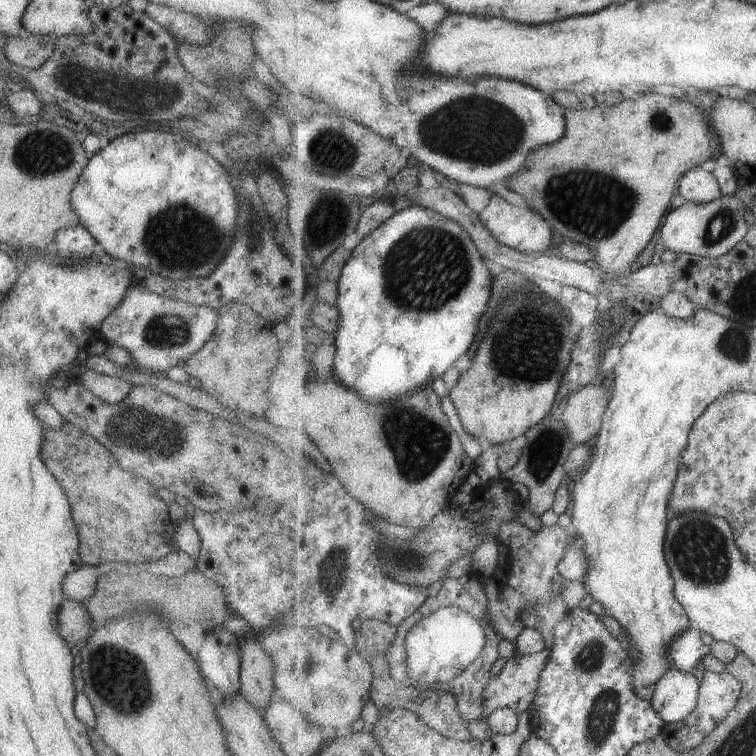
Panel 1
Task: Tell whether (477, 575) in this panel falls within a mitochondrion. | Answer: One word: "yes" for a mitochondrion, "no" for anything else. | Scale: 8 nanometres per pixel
no

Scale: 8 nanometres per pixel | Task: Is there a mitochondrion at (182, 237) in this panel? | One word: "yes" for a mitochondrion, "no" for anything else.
yes

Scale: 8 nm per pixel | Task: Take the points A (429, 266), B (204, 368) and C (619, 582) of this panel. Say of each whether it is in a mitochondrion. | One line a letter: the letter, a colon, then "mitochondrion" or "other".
A: mitochondrion
B: other
C: other

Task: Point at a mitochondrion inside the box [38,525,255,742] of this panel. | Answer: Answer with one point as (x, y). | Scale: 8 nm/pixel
(121, 677)

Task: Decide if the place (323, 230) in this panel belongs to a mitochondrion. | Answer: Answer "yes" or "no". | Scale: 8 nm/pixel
no

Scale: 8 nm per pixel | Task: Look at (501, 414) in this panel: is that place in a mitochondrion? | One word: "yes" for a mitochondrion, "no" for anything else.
no

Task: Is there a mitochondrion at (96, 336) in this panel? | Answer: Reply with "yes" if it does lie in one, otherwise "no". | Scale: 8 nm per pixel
no

